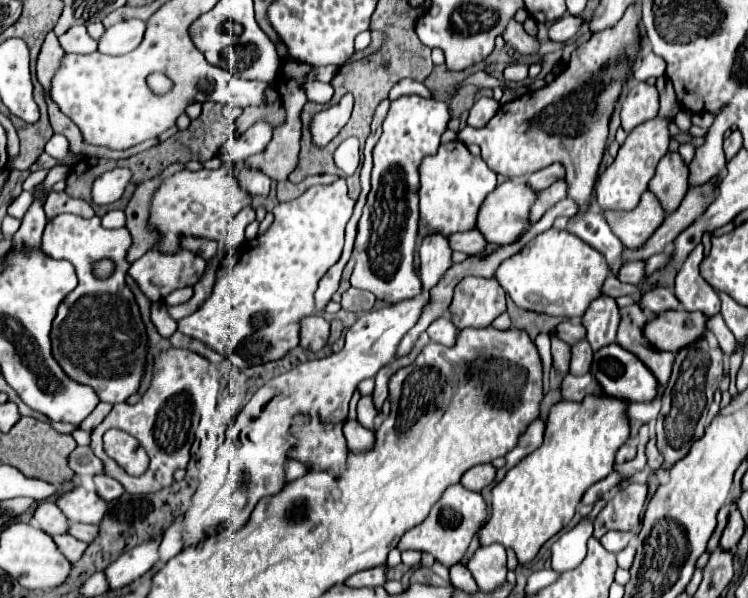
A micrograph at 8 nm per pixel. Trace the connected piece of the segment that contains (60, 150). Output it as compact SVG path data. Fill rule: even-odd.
M52 135L52 139L46 143L46 153L54 155L62 165L70 165L78 159L78 155L70 155L68 151L68 141L64 135Z

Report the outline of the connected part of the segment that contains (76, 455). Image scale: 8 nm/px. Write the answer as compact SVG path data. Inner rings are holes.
M76 447L70 455L70 467L81 475L100 475L104 471L104 463L94 455L90 447Z

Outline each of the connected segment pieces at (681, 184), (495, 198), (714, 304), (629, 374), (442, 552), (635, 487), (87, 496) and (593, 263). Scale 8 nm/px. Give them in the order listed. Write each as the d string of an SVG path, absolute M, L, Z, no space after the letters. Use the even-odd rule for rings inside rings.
M666 153L656 169L656 175L650 181L650 191L658 195L660 203L666 207L666 211L676 211L682 203L684 195L690 189L690 171L680 153Z
M508 179L486 197L486 203L482 203L478 213L478 231L482 231L490 243L514 243L514 239L518 239L530 225L530 209L536 197L538 193L528 183L514 183Z
M698 244L680 267L676 275L674 293L686 311L702 311L712 317L720 313L720 297L718 291L708 285L698 271L698 265L704 258L704 246Z
M612 343L608 347L602 347L600 351L594 353L592 375L602 385L604 393L610 395L610 397L616 397L616 399L624 399L624 401L654 401L660 395L660 383L654 377L654 373L634 353L622 349L616 343Z
M462 483L452 485L446 489L444 497L432 507L428 517L420 525L416 525L414 529L410 529L402 535L402 539L398 541L398 549L400 551L416 549L422 553L430 553L436 561L450 567L462 559L462 555L466 553L476 531L486 521L486 517L488 517L488 503L480 493L466 489Z
M630 483L620 489L594 519L594 535L600 539L610 529L632 531L642 517L646 503L646 485Z
M74 487L72 491L62 493L56 505L74 523L98 525L108 515L108 503L96 491L84 487Z
M548 229L532 239L520 253L506 259L496 279L520 309L558 315L566 319L582 319L594 299L602 295L602 281L608 275L606 259L588 243L568 231Z

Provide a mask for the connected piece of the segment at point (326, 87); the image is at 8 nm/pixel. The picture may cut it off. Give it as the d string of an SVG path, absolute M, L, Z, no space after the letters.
M319 80L305 83L303 89L308 101L314 101L314 103L330 103L334 93L330 83L322 83Z

